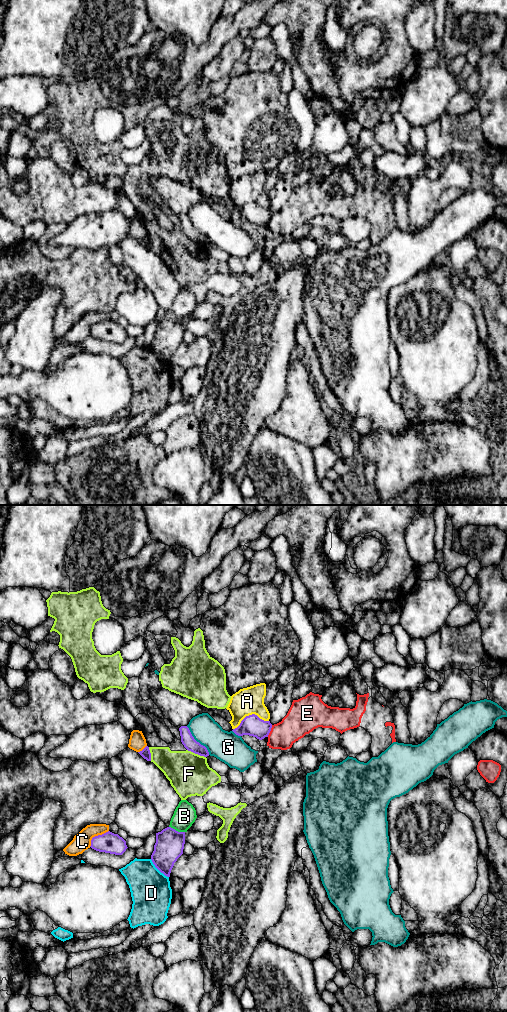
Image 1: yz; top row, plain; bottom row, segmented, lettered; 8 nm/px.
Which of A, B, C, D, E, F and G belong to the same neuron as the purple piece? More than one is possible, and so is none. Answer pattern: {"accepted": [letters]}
{"accepted": []}

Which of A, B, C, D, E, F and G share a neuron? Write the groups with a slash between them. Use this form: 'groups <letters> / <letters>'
groups A / B / C / D / E / F / G

